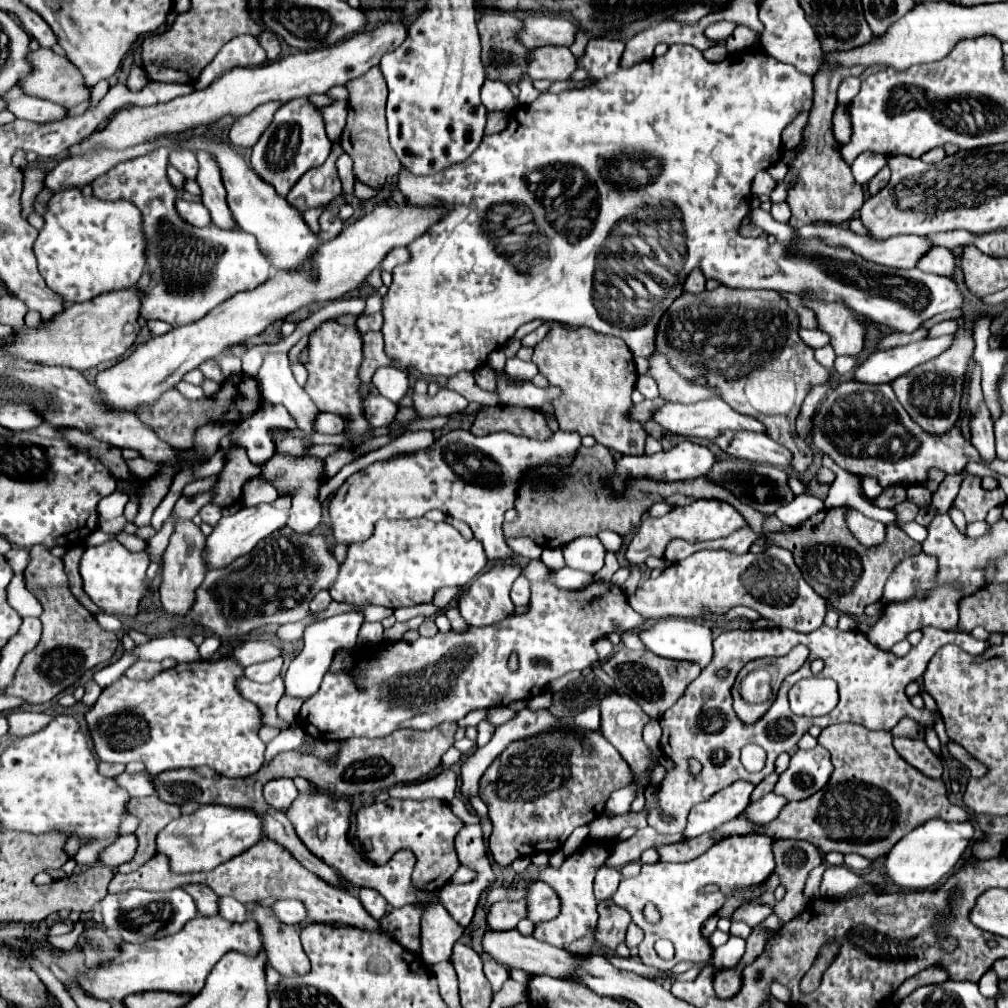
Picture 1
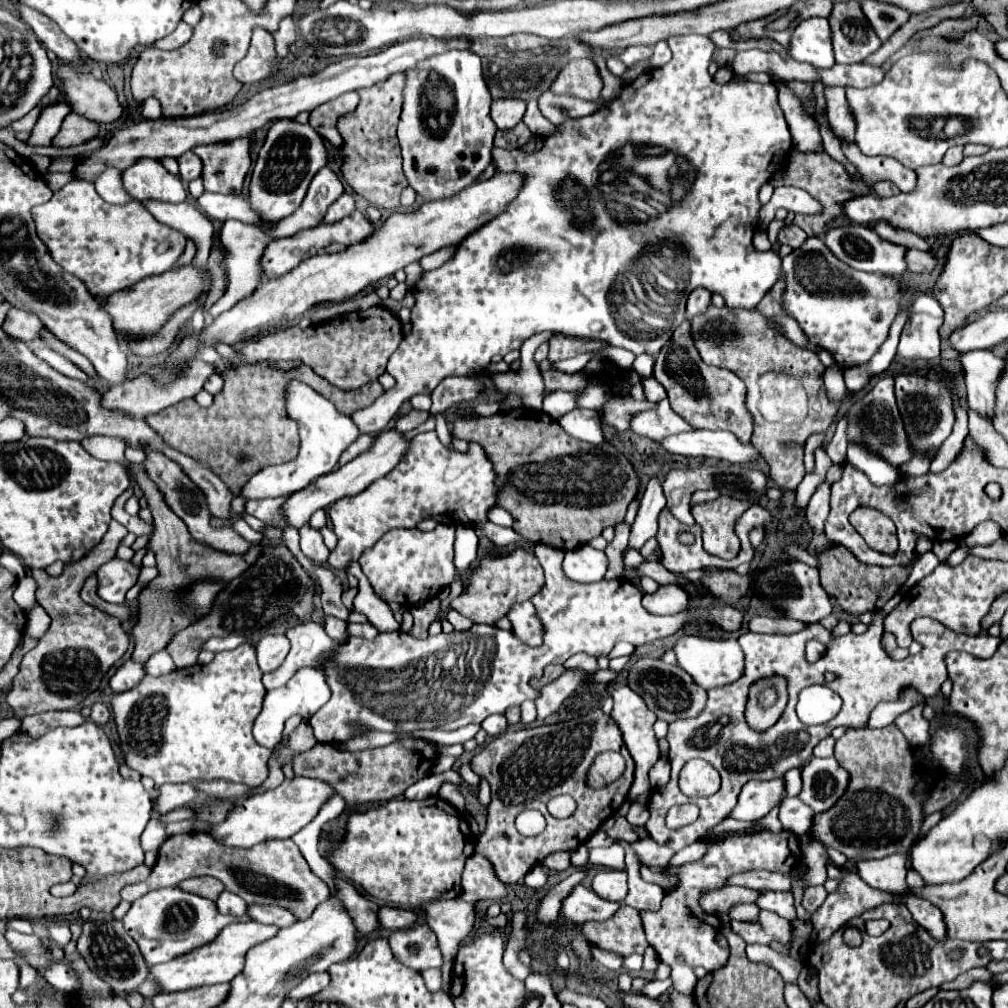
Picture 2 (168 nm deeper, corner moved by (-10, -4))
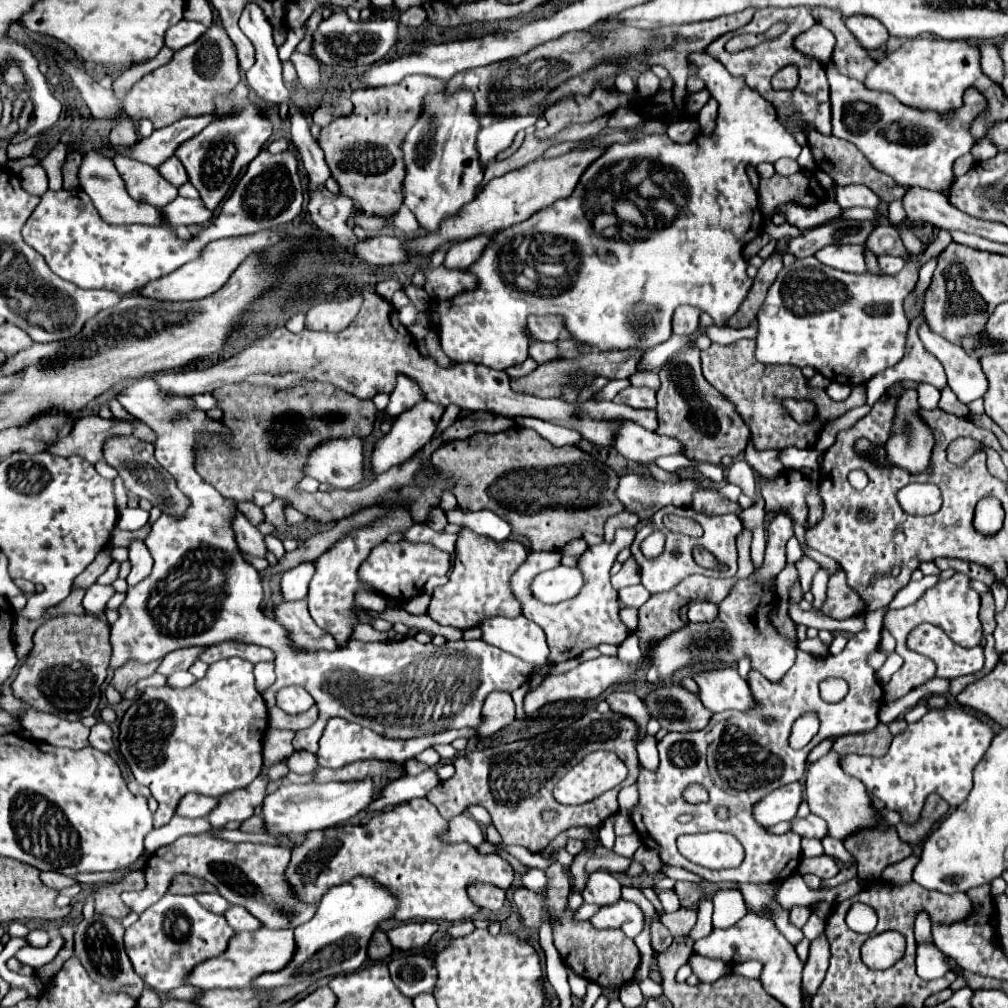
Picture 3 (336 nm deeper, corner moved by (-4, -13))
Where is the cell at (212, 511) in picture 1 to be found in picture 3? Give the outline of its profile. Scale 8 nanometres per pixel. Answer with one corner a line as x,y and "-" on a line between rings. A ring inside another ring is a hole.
239,503
241,513
253,523
253,525
261,525
265,521
265,515
261,511
261,507
257,507
255,503

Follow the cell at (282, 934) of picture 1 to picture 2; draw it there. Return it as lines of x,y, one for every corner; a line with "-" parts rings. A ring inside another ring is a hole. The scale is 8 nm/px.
323,972
323,974
311,974
311,976
303,978
301,984
297,984
297,986
289,992
289,996
297,1002
299,998
309,998
311,994
317,994
317,992
323,990
327,984
329,984
329,974
327,974
327,972

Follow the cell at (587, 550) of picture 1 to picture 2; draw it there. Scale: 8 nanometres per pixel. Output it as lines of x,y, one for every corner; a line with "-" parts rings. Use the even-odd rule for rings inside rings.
581,546
565,554
563,570
575,582
599,582
607,570
607,556
603,550

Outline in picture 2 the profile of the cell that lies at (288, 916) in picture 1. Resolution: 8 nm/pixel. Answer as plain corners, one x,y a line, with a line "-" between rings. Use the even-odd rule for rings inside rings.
249,906
249,916
261,924
275,924
279,928
287,928
297,922
295,914
281,906

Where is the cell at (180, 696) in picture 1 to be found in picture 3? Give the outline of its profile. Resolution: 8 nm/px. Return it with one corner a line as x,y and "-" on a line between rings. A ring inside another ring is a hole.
239,657
221,659
209,665
207,675
187,689
171,689
167,685
159,689
145,689
145,693
127,709
121,721
119,745
137,783
149,787
159,803
155,827
169,823
179,801
191,791
221,797
229,791
247,787
263,767
263,737
267,727
267,705
261,693
255,689
253,665

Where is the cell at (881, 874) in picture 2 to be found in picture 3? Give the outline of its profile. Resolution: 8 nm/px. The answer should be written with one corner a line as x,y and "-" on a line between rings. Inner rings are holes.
919,945
917,947
917,975
925,981
933,981
943,977
949,971
945,955
937,951
935,945

